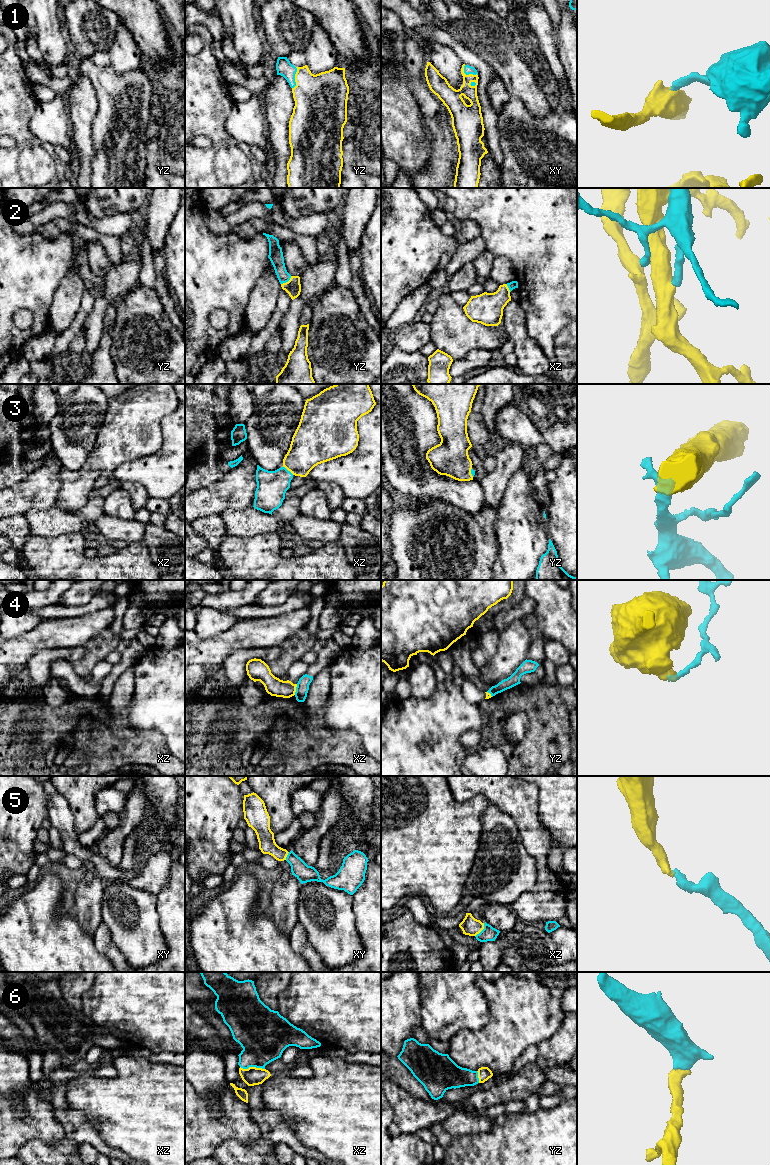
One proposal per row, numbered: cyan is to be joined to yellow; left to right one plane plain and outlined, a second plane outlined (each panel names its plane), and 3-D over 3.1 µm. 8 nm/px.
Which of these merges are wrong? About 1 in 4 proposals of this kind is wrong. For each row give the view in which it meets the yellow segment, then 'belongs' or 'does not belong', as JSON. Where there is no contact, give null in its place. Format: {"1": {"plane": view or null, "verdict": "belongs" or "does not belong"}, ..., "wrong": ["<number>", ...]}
{"1": {"plane": "yz", "verdict": "belongs"}, "2": {"plane": "yz", "verdict": "belongs"}, "3": {"plane": "xz", "verdict": "belongs"}, "4": {"plane": "xz", "verdict": "does not belong"}, "5": {"plane": "xz", "verdict": "belongs"}, "6": {"plane": "xz", "verdict": "belongs"}, "wrong": ["4"]}

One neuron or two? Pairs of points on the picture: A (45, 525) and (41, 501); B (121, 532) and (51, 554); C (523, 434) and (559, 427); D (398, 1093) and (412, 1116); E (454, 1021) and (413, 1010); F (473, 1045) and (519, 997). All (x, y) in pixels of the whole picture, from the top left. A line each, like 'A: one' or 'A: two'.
A: two
B: two
C: one
D: one
E: two
F: one

